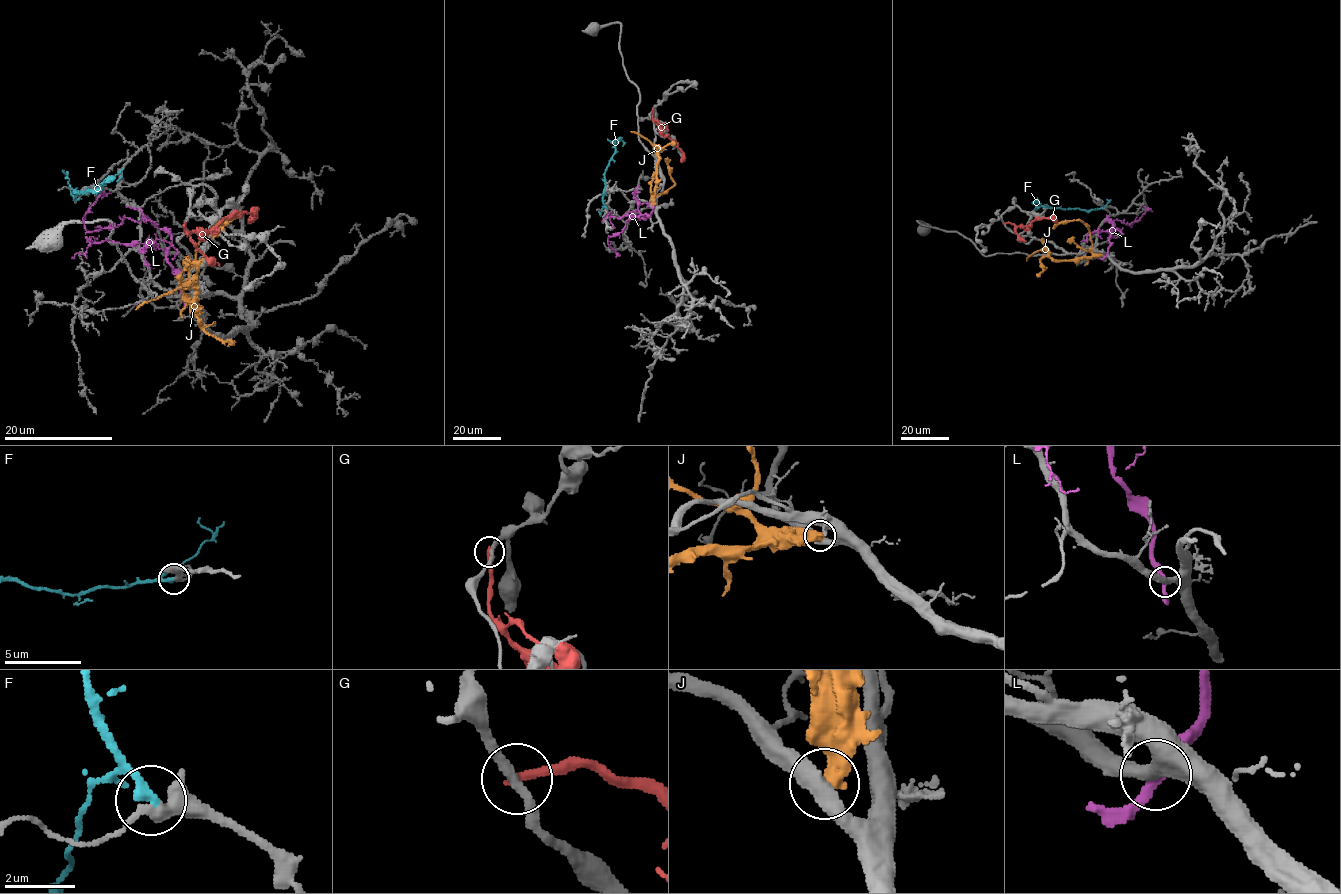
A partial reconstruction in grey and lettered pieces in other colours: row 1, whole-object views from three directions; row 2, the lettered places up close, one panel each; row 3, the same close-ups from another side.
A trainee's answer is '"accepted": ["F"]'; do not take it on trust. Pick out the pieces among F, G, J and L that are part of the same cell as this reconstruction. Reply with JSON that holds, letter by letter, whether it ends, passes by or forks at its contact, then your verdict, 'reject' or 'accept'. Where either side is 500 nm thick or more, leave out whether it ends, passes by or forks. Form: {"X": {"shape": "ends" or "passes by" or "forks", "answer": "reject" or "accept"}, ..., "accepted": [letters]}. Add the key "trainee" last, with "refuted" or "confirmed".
{"F": {"shape": "ends", "answer": "accept"}, "G": {"shape": "ends", "answer": "reject"}, "J": {"answer": "reject"}, "L": {"shape": "passes by", "answer": "reject"}, "accepted": ["F"], "trainee": "confirmed"}

